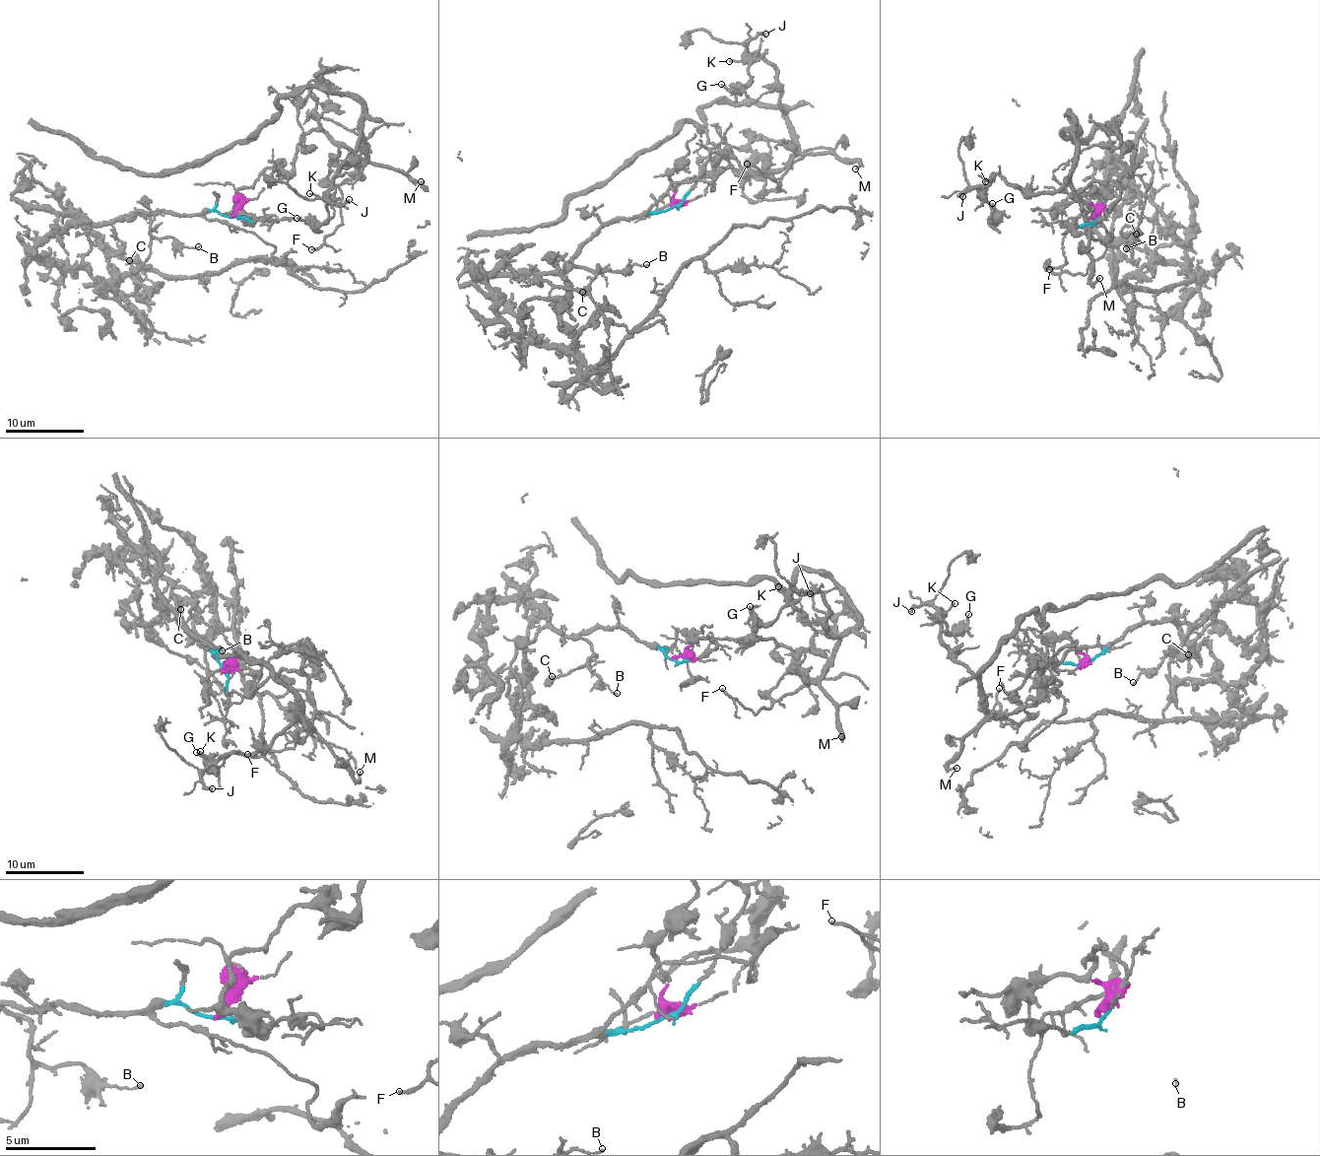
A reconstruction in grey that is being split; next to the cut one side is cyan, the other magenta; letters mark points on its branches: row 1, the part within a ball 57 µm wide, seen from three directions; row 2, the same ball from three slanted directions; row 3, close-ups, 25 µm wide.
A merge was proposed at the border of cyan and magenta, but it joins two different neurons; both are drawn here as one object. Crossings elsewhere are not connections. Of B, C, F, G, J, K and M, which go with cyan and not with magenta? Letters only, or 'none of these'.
B, C

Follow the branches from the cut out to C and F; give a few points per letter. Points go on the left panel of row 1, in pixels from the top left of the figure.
C: (231, 218), (217, 211), (169, 215), (144, 210), (124, 216), (150, 219), (148, 260), (139, 270), (130, 259)
F: (231, 218), (237, 190), (291, 170), (303, 136), (326, 131), (362, 171), (311, 248)

